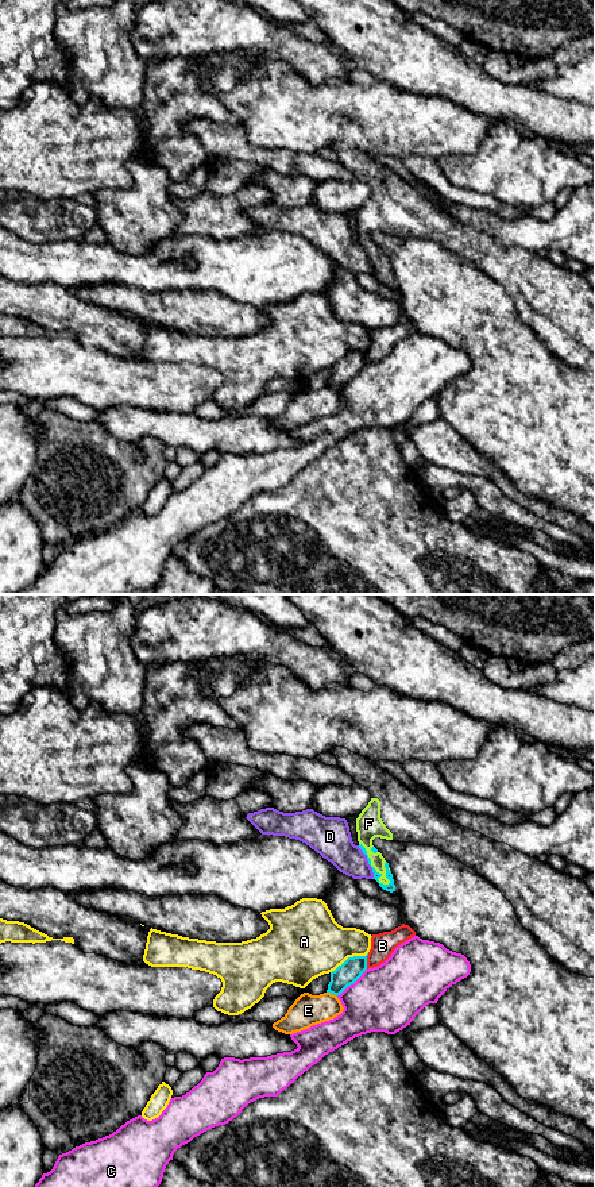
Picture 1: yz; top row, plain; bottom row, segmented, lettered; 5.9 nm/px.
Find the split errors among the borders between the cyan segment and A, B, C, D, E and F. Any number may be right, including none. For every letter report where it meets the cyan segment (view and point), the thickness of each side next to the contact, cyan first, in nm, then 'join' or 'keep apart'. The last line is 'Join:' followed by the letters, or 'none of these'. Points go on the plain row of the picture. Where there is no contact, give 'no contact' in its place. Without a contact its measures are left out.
A: contact yz (348, 353); calibres 140 and 400 nm; keep apart
B: contact yz (366, 357); calibres 140 and 140 nm; keep apart
C: contact yz (351, 378); calibres 140 and 400 nm; keep apart
D: contact yz (369, 257); calibres 50 and 220 nm; keep apart
E: contact yz (332, 388); calibres 140 and 190 nm; keep apart
F: contact yz (371, 261); calibres 50 and 160 nm; join
Join: F

